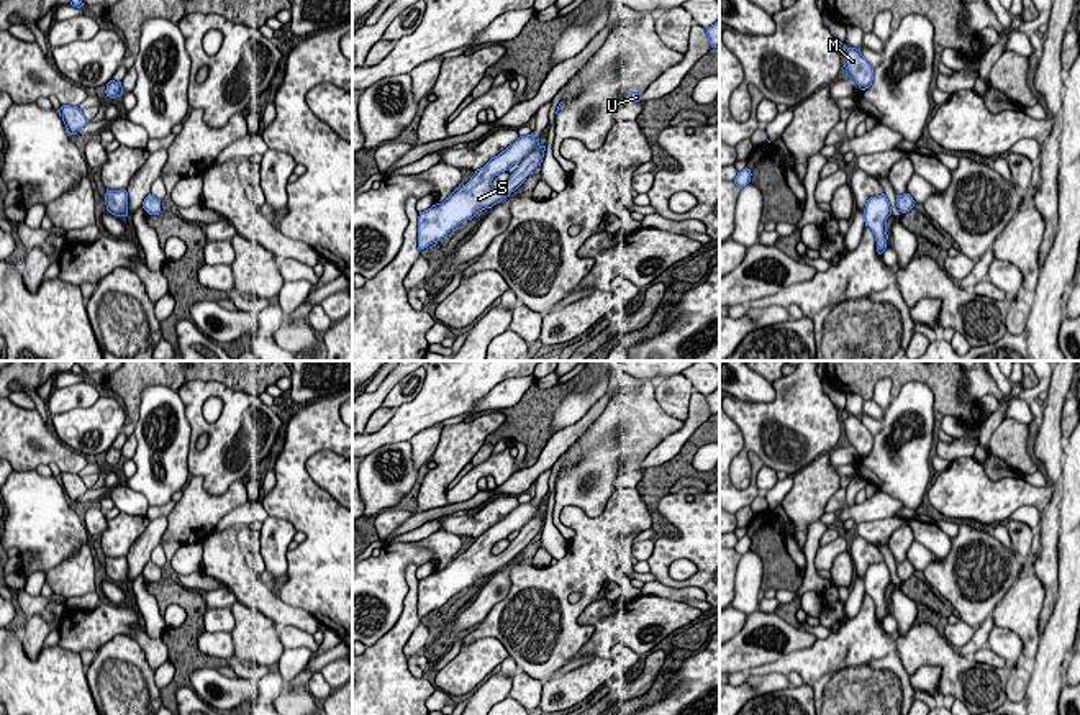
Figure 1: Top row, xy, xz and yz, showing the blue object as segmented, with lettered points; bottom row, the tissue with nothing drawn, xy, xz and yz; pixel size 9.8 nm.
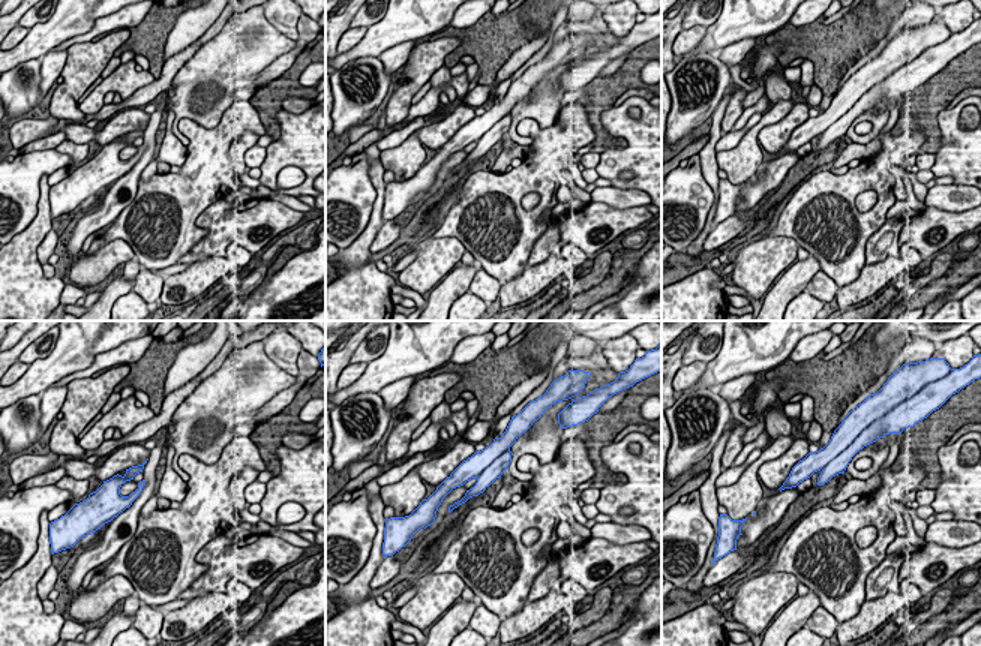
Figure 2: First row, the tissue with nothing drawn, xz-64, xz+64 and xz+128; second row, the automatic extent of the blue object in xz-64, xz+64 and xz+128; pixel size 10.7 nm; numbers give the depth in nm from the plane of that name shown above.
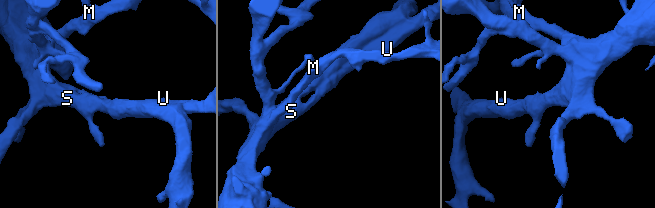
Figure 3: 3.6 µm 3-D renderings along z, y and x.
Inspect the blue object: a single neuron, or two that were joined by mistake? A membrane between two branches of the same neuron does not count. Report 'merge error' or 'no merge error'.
no merge error

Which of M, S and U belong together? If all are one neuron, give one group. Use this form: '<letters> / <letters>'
M S U

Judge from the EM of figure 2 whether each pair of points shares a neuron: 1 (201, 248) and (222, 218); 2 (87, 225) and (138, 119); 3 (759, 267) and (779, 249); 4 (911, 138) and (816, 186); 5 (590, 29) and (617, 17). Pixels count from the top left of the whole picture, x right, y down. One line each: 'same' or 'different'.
1: same
2: different
3: same
4: same
5: different

